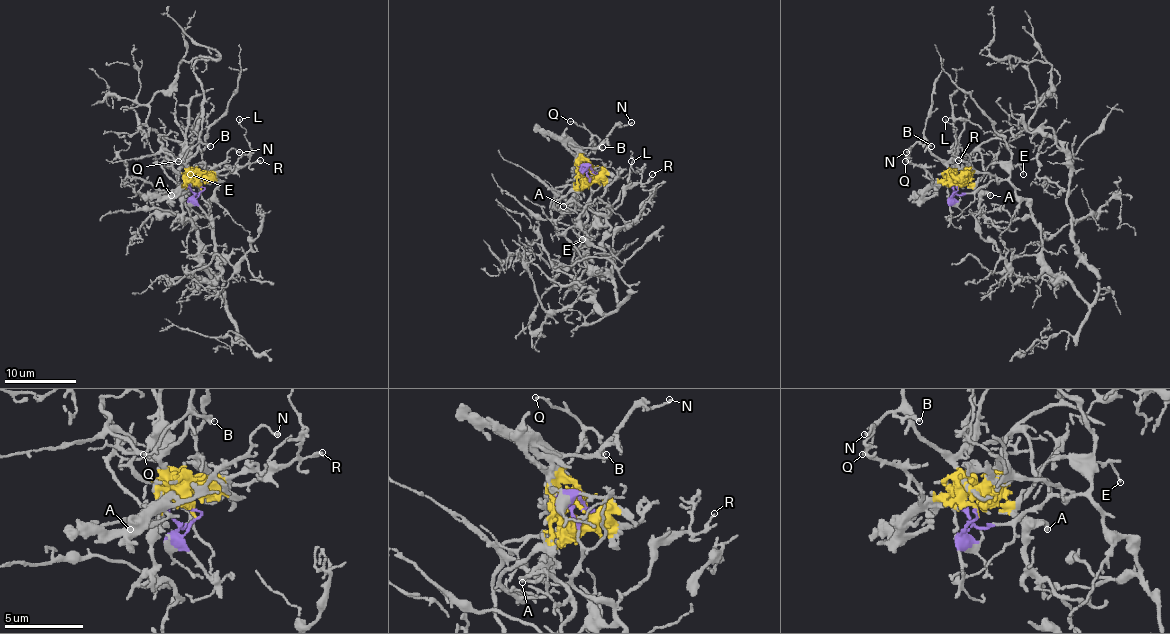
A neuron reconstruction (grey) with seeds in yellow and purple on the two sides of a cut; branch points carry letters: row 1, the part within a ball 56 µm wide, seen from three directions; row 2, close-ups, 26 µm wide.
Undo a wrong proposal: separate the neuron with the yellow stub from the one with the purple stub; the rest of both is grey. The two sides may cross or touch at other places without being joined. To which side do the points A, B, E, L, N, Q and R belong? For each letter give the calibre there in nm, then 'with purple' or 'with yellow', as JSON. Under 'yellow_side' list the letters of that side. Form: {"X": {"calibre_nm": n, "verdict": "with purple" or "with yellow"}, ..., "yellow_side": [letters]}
{"A": {"calibre_nm": 200, "verdict": "with yellow"}, "B": {"calibre_nm": 180, "verdict": "with yellow"}, "E": {"calibre_nm": 130, "verdict": "with purple"}, "L": {"calibre_nm": 110, "verdict": "with purple"}, "N": {"calibre_nm": 140, "verdict": "with yellow"}, "Q": {"calibre_nm": 140, "verdict": "with yellow"}, "R": {"calibre_nm": 90, "verdict": "with purple"}, "yellow_side": ["A", "B", "N", "Q"]}

